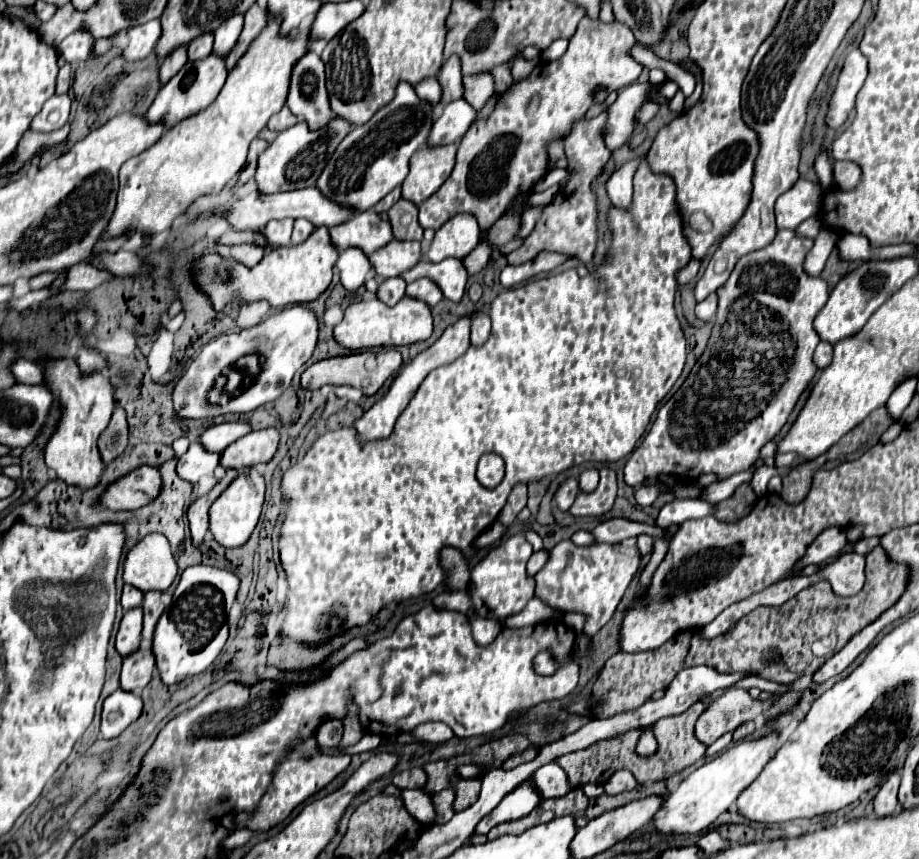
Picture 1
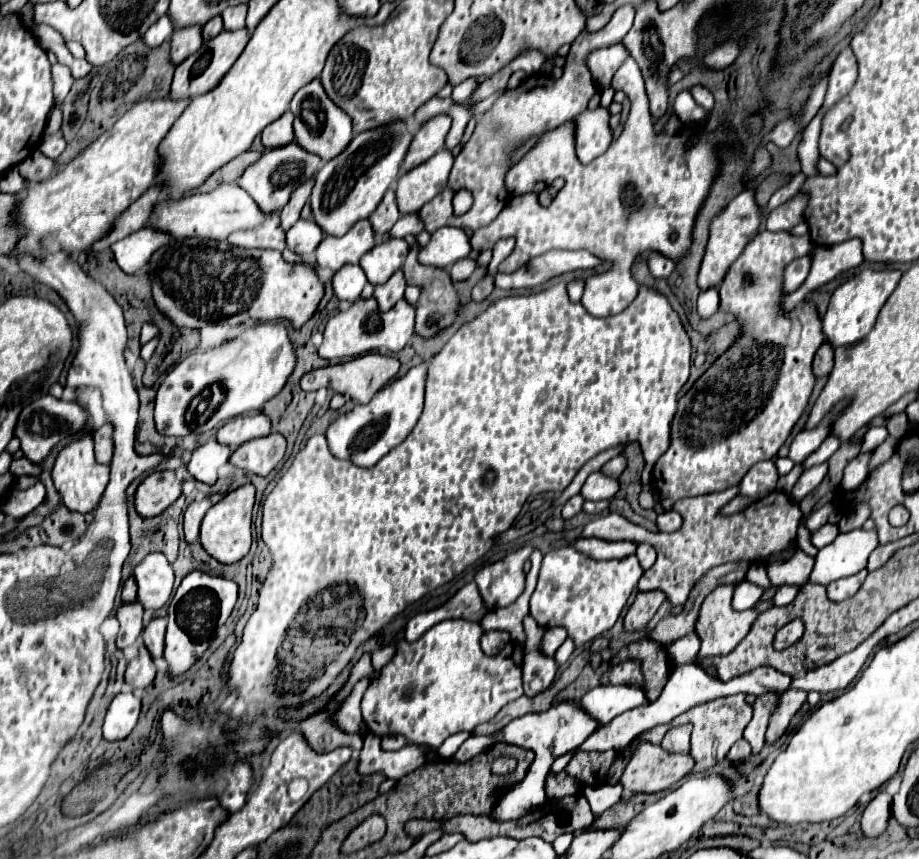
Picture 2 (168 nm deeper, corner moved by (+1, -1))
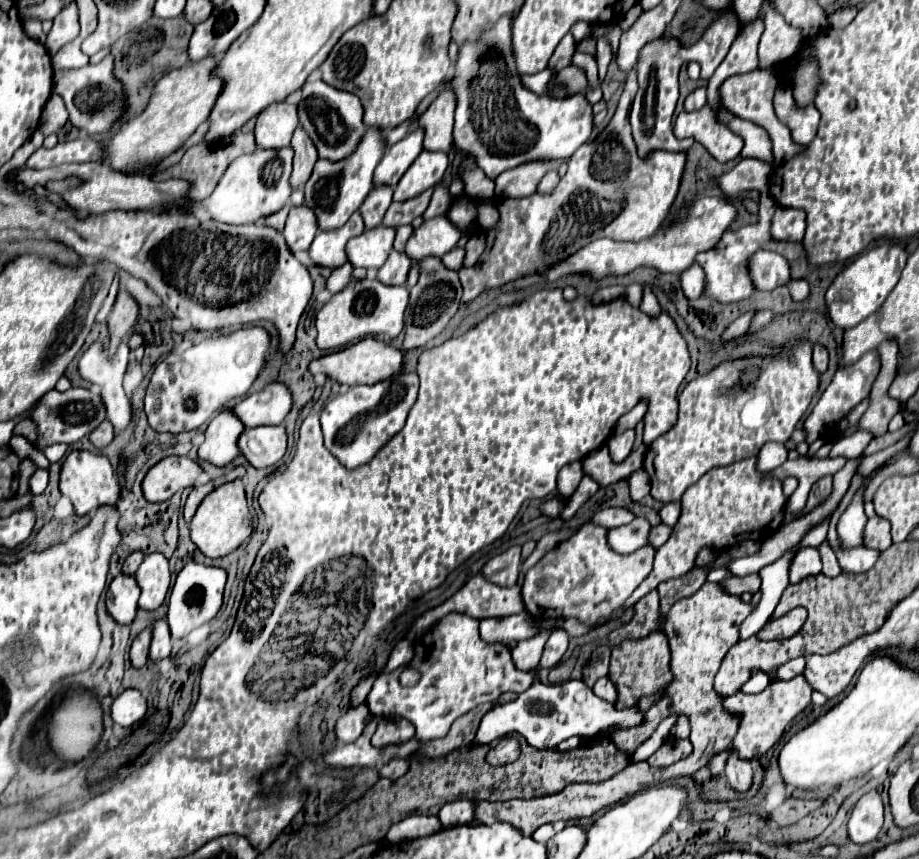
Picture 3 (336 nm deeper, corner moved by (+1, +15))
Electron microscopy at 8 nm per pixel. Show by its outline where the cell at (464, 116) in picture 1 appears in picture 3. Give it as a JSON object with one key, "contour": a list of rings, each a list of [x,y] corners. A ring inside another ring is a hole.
{"contour":[[[416,126],[404,140],[396,142],[394,146],[388,148],[384,158],[380,160],[376,172],[374,172],[374,182],[378,184],[390,184],[396,186],[402,174],[408,170],[408,166],[416,160],[416,156],[424,150],[424,128]]]}

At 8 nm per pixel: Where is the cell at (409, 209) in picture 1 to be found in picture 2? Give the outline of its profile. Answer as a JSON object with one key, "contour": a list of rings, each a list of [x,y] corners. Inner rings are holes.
{"contour":[[[414,246],[408,256],[406,256],[406,262],[402,266],[404,270],[404,276],[406,276],[406,282],[408,284],[414,284],[420,288],[420,298],[416,302],[416,334],[420,334],[422,338],[432,338],[436,336],[438,332],[446,330],[448,326],[452,326],[452,322],[456,320],[458,316],[458,310],[460,310],[460,298],[452,286],[452,280],[450,280],[450,272],[446,268],[434,268],[434,266],[422,266],[418,260],[418,246]]]}

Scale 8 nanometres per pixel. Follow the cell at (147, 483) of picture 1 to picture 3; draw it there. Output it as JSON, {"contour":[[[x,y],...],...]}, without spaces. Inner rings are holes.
{"contour":[[[168,456],[154,464],[144,480],[142,492],[148,502],[164,502],[172,494],[192,486],[200,476],[200,466],[188,456]]]}

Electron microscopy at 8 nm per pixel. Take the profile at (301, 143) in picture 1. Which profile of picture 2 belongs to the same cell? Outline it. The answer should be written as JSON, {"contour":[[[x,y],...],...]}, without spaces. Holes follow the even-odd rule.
{"contour":[[[288,144],[286,148],[274,148],[274,150],[264,150],[264,154],[260,156],[260,160],[252,166],[246,168],[246,172],[238,178],[238,186],[244,188],[252,200],[258,204],[258,208],[264,214],[278,214],[284,204],[288,202],[288,196],[292,194],[292,188],[296,188],[296,184],[300,180],[308,180],[308,176],[314,176],[316,170],[320,168],[322,160],[318,156],[312,156],[308,152],[304,152],[298,144]]]}

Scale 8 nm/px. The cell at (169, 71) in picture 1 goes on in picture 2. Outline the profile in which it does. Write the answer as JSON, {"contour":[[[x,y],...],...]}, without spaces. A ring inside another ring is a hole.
{"contour":[[[194,24],[188,28],[176,28],[172,34],[172,62],[180,64],[184,58],[190,56],[190,52],[200,50],[202,46],[202,26]]]}

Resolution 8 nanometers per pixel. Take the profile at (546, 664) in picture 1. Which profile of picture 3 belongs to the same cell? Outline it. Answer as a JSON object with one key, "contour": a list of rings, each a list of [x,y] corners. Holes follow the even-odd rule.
{"contour":[[[534,678],[532,686],[522,692],[514,702],[498,704],[480,722],[474,742],[476,744],[490,744],[511,733],[522,734],[528,744],[538,749],[554,749],[562,740],[580,736],[580,738],[592,738],[600,734],[602,730],[612,728],[632,728],[642,722],[644,714],[636,708],[616,710],[614,704],[598,698],[592,688],[588,688],[582,680],[566,680],[562,684],[544,686],[538,678]]]}

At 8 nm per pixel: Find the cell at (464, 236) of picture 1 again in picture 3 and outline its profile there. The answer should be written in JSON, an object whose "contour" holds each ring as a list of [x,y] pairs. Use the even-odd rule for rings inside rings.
{"contour":[[[436,216],[432,220],[424,220],[424,224],[414,230],[406,244],[406,254],[414,260],[422,260],[430,254],[444,256],[458,244],[460,238],[460,228],[456,228],[448,216]]]}

